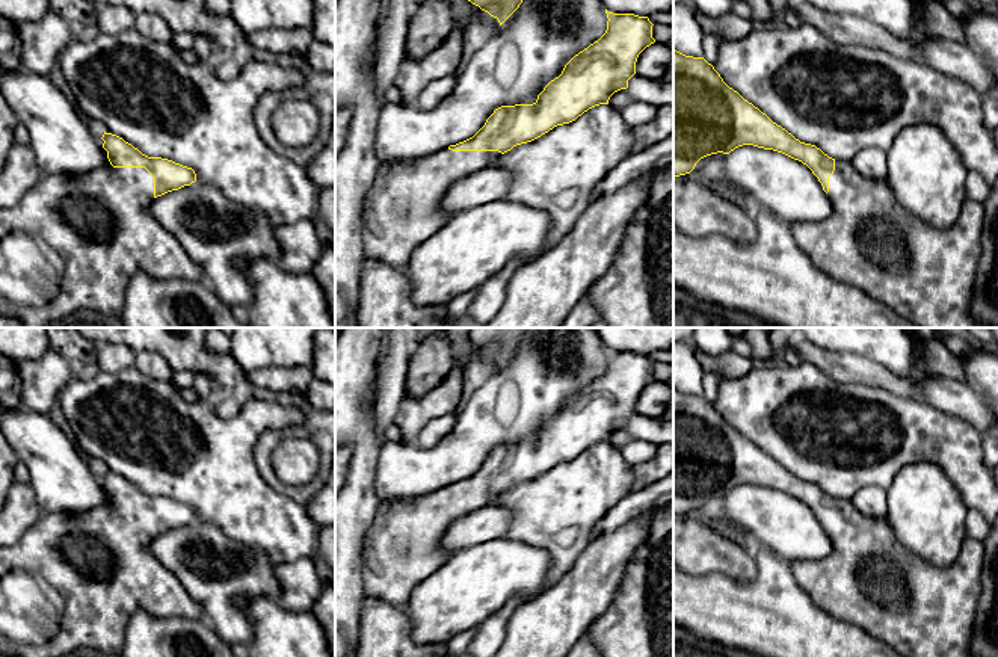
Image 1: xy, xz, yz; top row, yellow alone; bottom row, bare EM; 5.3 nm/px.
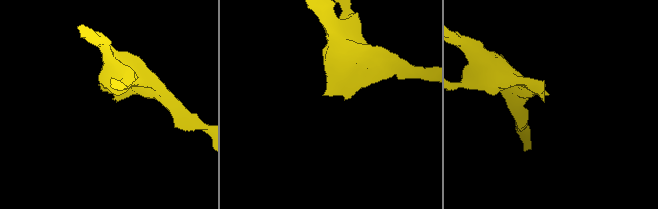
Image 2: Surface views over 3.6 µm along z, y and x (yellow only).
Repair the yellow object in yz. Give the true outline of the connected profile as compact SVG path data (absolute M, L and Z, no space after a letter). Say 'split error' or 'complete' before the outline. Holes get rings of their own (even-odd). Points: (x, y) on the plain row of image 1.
split error | M673 387L673 563L692 575L720 572L740 581L756 577L756 560L744 547L688 515L696 501L711 492L729 492L738 485L753 483L782 491L806 503L818 517L832 542L832 553L821 560L791 563L794 577L812 603L835 618L855 624L885 642L904 657L975 657L971 651L974 621L981 592L983 542L966 536L954 562L933 566L904 548L886 518L864 517L852 500L832 497L820 486L800 480L773 461L737 429L704 396L685 394Z

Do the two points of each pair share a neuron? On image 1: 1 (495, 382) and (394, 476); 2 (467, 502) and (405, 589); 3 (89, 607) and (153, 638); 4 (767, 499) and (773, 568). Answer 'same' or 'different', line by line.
1: same
2: same
3: different
4: different

